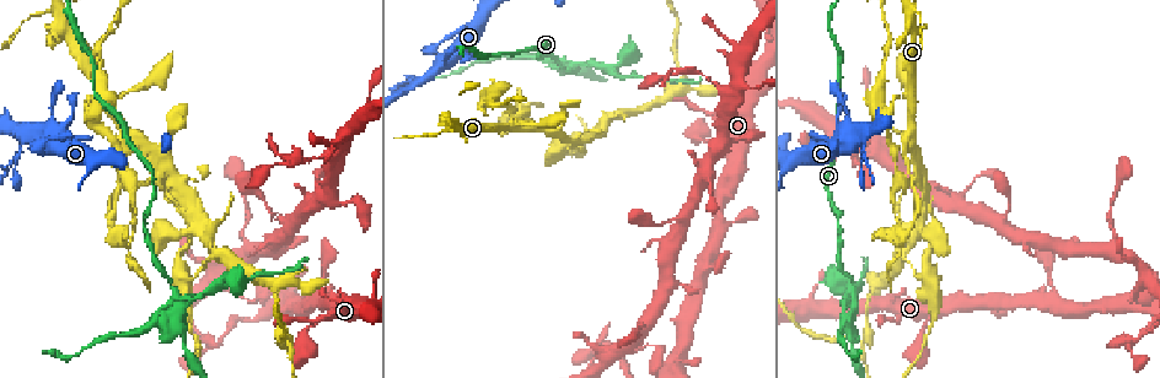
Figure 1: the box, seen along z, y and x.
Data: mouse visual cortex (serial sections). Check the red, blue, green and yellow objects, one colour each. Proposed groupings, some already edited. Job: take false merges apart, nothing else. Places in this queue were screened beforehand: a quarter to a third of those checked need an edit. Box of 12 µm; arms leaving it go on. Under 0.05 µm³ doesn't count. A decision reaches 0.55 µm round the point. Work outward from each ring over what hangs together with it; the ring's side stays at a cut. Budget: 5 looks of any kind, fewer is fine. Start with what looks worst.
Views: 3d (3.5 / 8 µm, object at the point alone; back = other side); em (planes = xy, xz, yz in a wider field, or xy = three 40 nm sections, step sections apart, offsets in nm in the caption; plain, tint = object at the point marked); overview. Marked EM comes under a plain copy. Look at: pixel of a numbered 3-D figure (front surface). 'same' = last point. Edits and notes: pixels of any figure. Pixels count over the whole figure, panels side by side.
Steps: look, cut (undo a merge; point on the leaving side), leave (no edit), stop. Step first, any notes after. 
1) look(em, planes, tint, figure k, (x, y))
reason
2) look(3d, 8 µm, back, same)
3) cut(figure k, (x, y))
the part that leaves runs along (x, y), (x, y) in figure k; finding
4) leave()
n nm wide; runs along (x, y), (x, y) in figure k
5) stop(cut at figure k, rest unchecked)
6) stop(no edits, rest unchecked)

look(3d, 8 µm, back, figure 1, (607, 115))
a fork

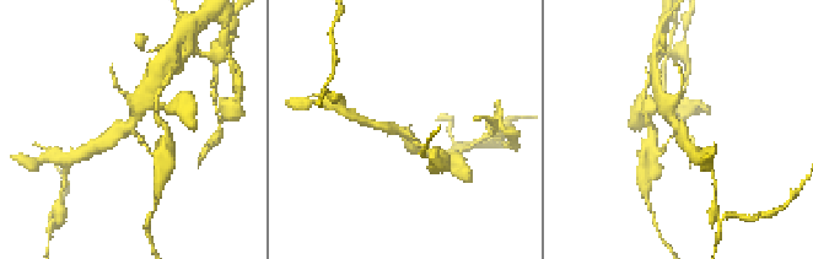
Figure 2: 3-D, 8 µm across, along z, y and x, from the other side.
look(em, xy, step 5, tint, figure 2, (126, 126))
3 arms; arms of 100, 300, 300 nm

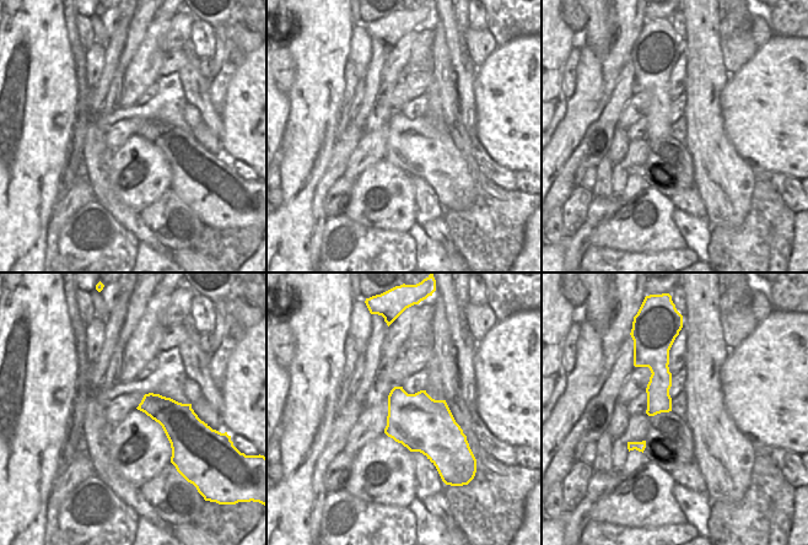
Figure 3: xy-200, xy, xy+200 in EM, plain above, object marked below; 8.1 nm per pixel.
cut(figure 2, (653, 141))
the part that leaves runs along (671, 138), (644, 162) in figure 2; two cells meet here

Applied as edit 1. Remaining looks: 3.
look(overview)

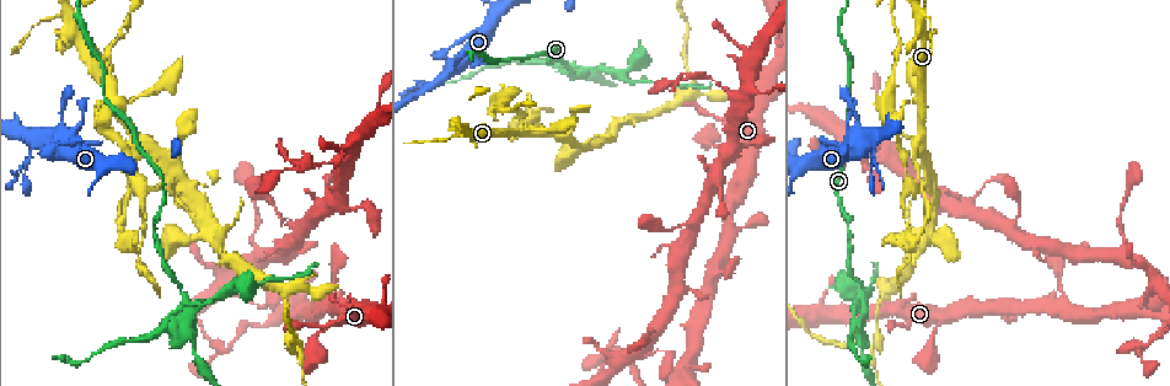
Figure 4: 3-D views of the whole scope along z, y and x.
look(3d, 3.5 µm, figure 4, (876, 339))
two arms in line, one across

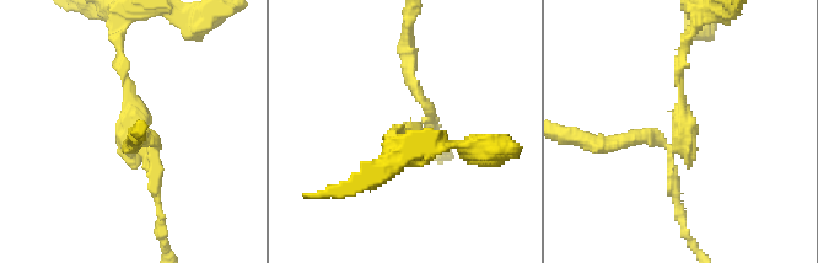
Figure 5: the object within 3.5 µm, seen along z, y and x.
look(em, planes, tint, figure 5, (683, 132))
3 arms; arms of 100, 150, 150 nm

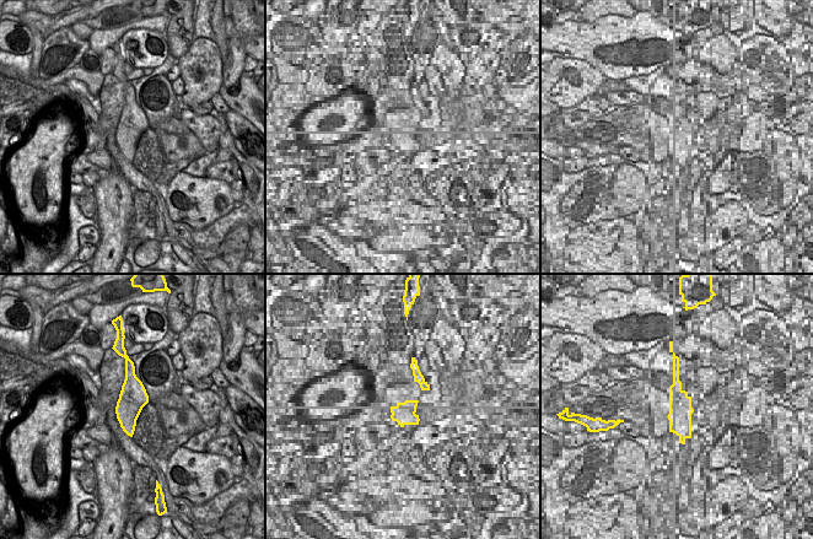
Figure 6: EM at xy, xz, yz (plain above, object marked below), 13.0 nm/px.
cut(figure 5, (629, 137))
360 nm wide; the part that leaves runs along (669, 145), (575, 137) in figure 5; a second cell is stuck on

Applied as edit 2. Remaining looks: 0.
stop(cut at figure 2, cut at figure 5, rest unchecked)

